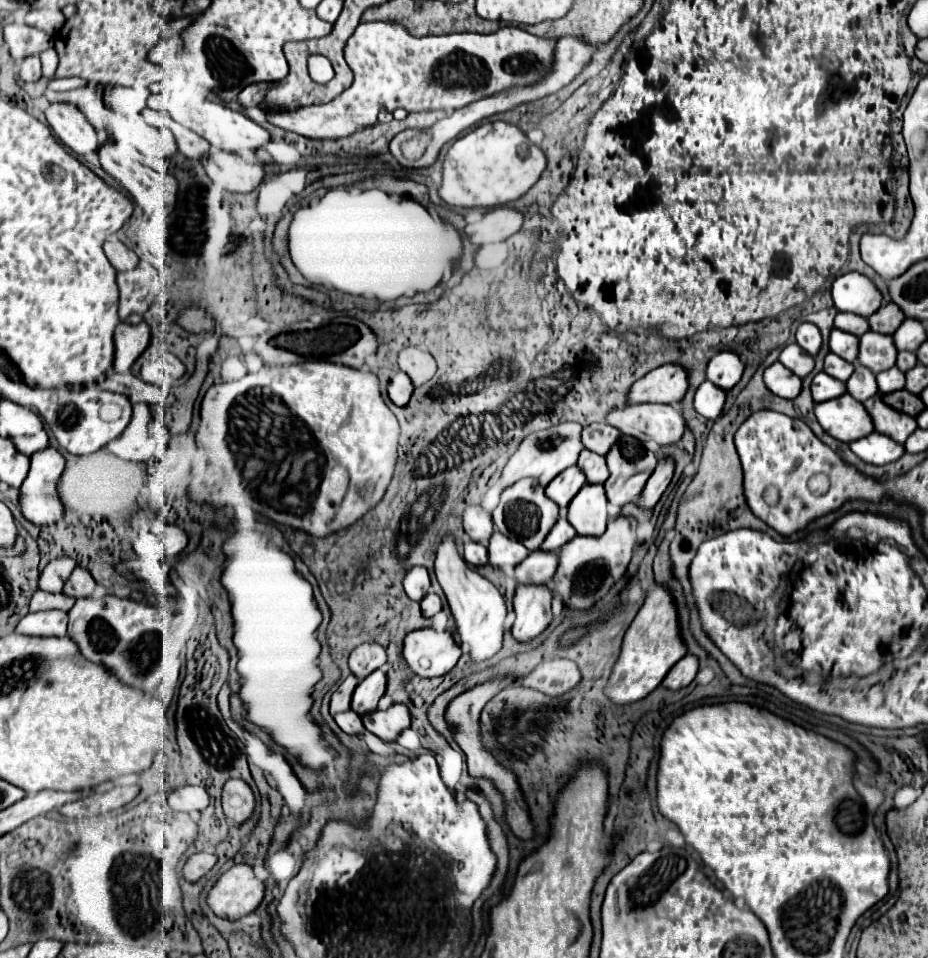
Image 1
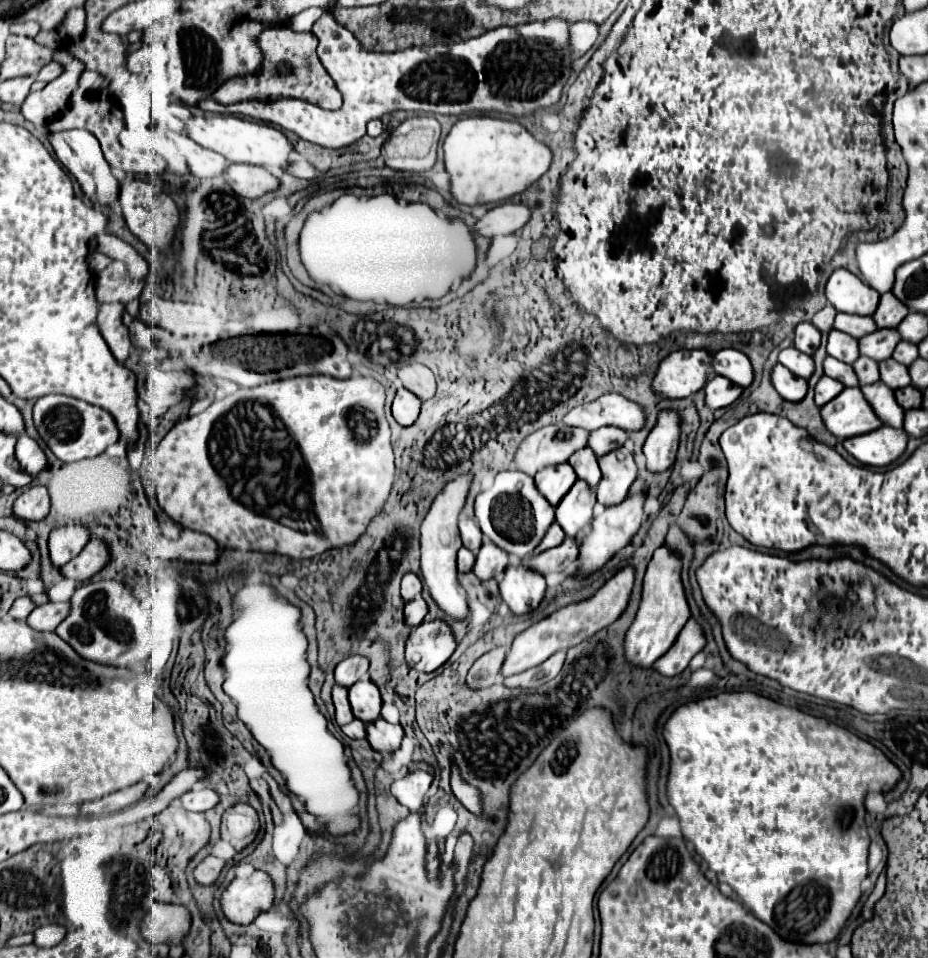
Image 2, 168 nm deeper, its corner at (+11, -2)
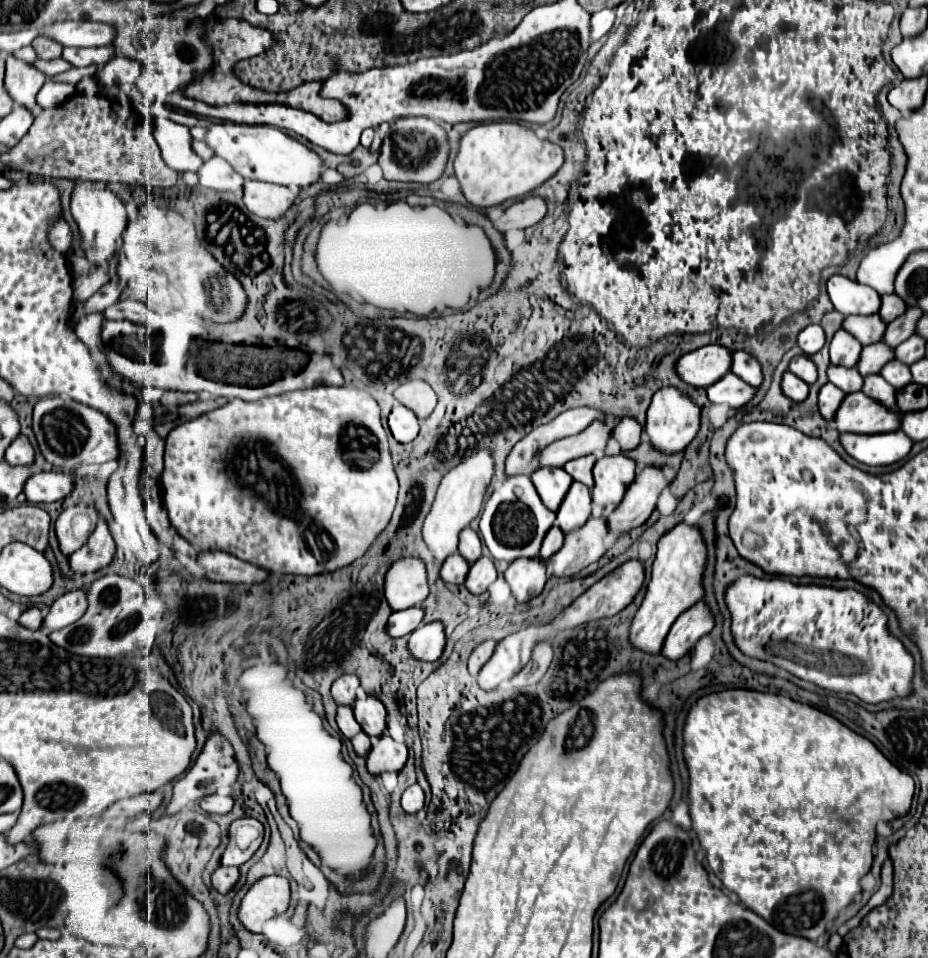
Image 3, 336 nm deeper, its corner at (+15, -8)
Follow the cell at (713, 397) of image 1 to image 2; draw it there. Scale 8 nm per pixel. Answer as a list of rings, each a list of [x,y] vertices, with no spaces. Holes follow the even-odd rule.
[[[715,375],[705,385],[705,403],[709,409],[721,409],[729,407],[733,401],[737,401],[743,393],[743,387],[737,387],[735,383],[729,383],[729,379],[723,379],[721,375]]]

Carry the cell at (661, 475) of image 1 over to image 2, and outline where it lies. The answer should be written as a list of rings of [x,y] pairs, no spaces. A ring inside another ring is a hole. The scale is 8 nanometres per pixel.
[[[673,409],[659,411],[657,423],[643,445],[647,469],[651,473],[667,471],[673,465],[679,447],[679,435],[681,435],[681,415]]]

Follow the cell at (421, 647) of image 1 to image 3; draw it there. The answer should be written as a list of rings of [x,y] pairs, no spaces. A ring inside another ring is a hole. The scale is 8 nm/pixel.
[[[427,623],[419,625],[411,635],[409,635],[409,653],[417,661],[425,663],[435,663],[443,655],[445,649],[445,629],[443,623]]]

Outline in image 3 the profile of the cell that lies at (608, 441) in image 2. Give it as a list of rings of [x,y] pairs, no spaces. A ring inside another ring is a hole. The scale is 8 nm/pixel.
[[[625,417],[625,419],[619,419],[615,423],[615,429],[613,429],[613,439],[621,445],[621,449],[629,451],[629,449],[635,449],[639,443],[641,443],[641,425],[631,419],[631,417]]]

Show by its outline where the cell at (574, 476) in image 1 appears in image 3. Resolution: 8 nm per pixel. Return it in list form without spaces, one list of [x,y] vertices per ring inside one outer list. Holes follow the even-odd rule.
[[[537,469],[531,475],[531,481],[543,501],[543,505],[551,511],[557,511],[561,501],[565,499],[573,479],[565,469]]]

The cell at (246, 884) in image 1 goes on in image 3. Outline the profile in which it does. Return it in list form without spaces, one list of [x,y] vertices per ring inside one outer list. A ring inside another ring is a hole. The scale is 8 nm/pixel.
[[[279,875],[261,877],[255,881],[245,897],[241,899],[237,917],[243,923],[243,927],[251,933],[259,933],[261,925],[275,917],[277,913],[283,913],[289,905],[289,881]]]

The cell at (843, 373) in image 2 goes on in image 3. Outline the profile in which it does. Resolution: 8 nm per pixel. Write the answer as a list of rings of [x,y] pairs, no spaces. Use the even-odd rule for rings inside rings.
[[[829,365],[827,369],[827,377],[833,385],[837,385],[843,393],[855,393],[861,391],[863,387],[863,377],[857,373],[857,369],[847,369],[847,367],[835,367]]]

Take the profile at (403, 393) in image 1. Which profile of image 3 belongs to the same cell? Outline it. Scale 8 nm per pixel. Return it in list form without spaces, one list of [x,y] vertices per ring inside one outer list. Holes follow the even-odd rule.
[[[397,403],[389,413],[389,429],[399,443],[409,443],[419,433],[419,421],[411,409]]]

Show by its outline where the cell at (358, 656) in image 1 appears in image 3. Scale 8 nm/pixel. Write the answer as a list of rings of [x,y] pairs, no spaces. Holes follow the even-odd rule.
[[[345,673],[345,675],[341,675],[341,677],[335,679],[335,683],[333,683],[333,687],[331,687],[331,695],[333,695],[333,699],[335,699],[337,703],[341,703],[341,705],[353,705],[357,687],[359,687],[357,675]]]

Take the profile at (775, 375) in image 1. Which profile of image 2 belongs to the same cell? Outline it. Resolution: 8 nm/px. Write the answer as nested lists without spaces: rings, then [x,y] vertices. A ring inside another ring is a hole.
[[[781,363],[775,365],[771,381],[773,381],[773,387],[779,391],[779,395],[787,401],[801,401],[807,395],[807,381],[801,377],[795,377]]]

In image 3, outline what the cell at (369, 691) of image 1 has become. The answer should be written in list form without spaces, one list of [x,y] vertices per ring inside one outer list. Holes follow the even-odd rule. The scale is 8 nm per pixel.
[[[359,697],[353,703],[353,713],[357,717],[357,723],[361,725],[361,729],[371,735],[371,737],[379,737],[385,729],[385,705],[377,699],[377,697]]]

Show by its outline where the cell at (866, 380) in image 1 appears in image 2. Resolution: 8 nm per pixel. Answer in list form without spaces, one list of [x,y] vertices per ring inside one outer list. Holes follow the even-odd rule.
[[[861,355],[861,357],[853,363],[853,369],[855,369],[857,377],[859,377],[861,387],[879,381],[879,365],[877,365],[877,361],[867,359],[865,355]]]

